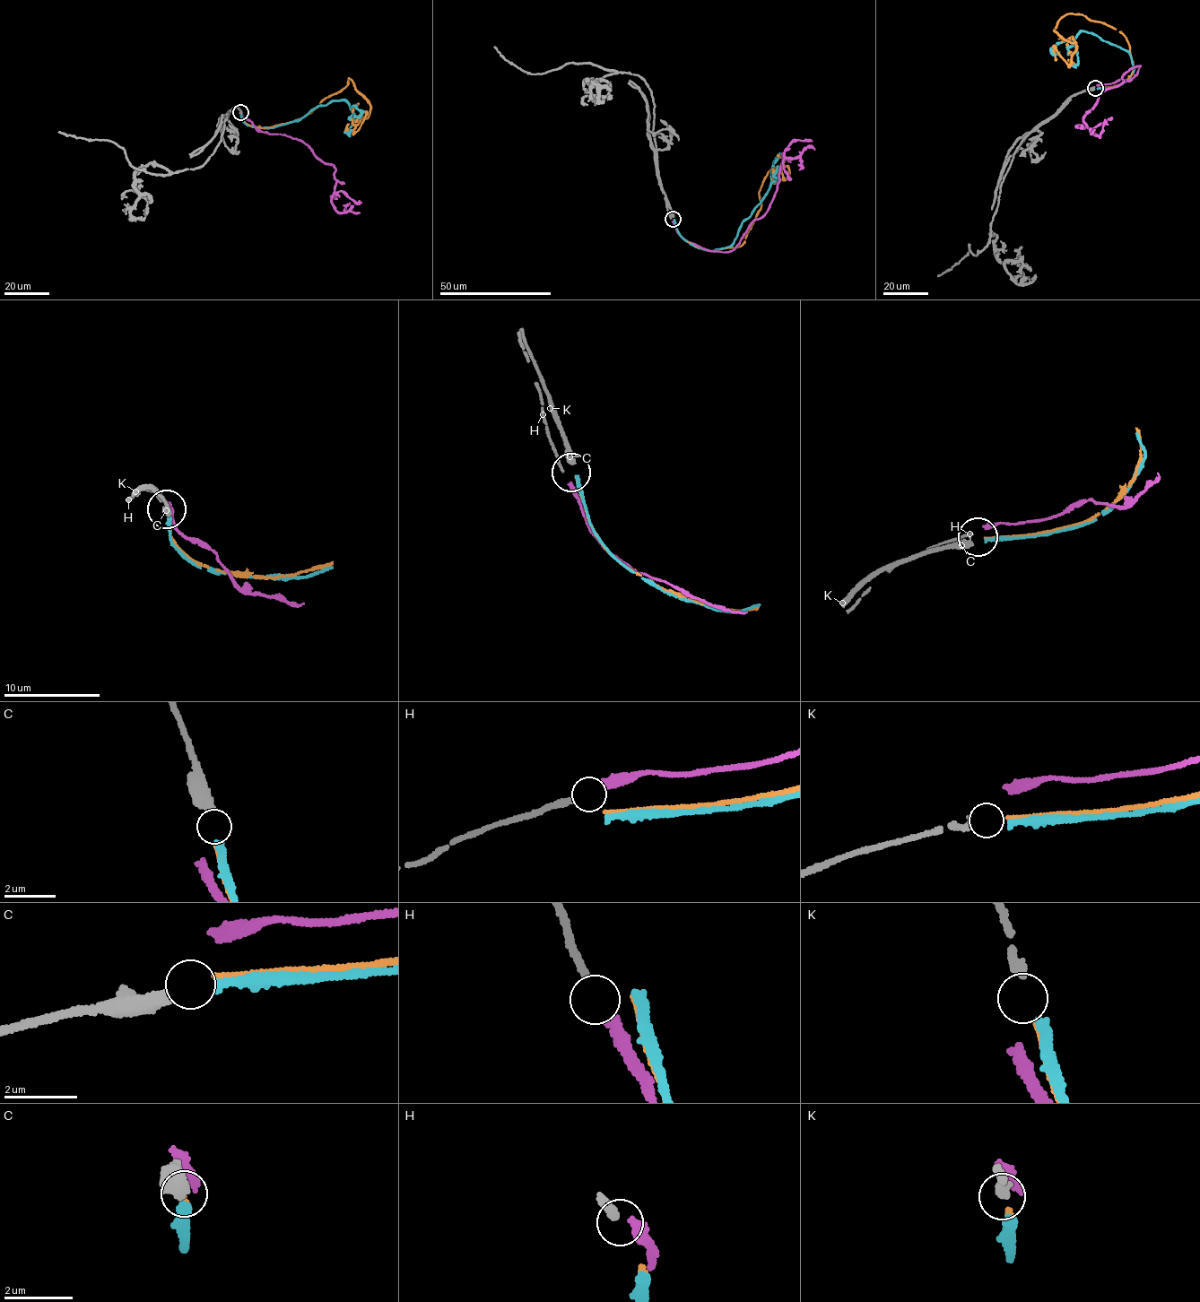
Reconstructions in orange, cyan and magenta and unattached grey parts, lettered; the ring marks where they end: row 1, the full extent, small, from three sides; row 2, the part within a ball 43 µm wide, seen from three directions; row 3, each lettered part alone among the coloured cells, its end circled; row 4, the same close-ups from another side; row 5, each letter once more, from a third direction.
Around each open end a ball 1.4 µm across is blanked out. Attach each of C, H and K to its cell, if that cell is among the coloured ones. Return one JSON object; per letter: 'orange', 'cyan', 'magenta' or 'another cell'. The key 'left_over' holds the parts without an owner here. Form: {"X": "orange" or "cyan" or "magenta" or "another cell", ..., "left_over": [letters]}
{"C": "cyan", "H": "another cell", "K": "orange", "left_over": ["H"]}

